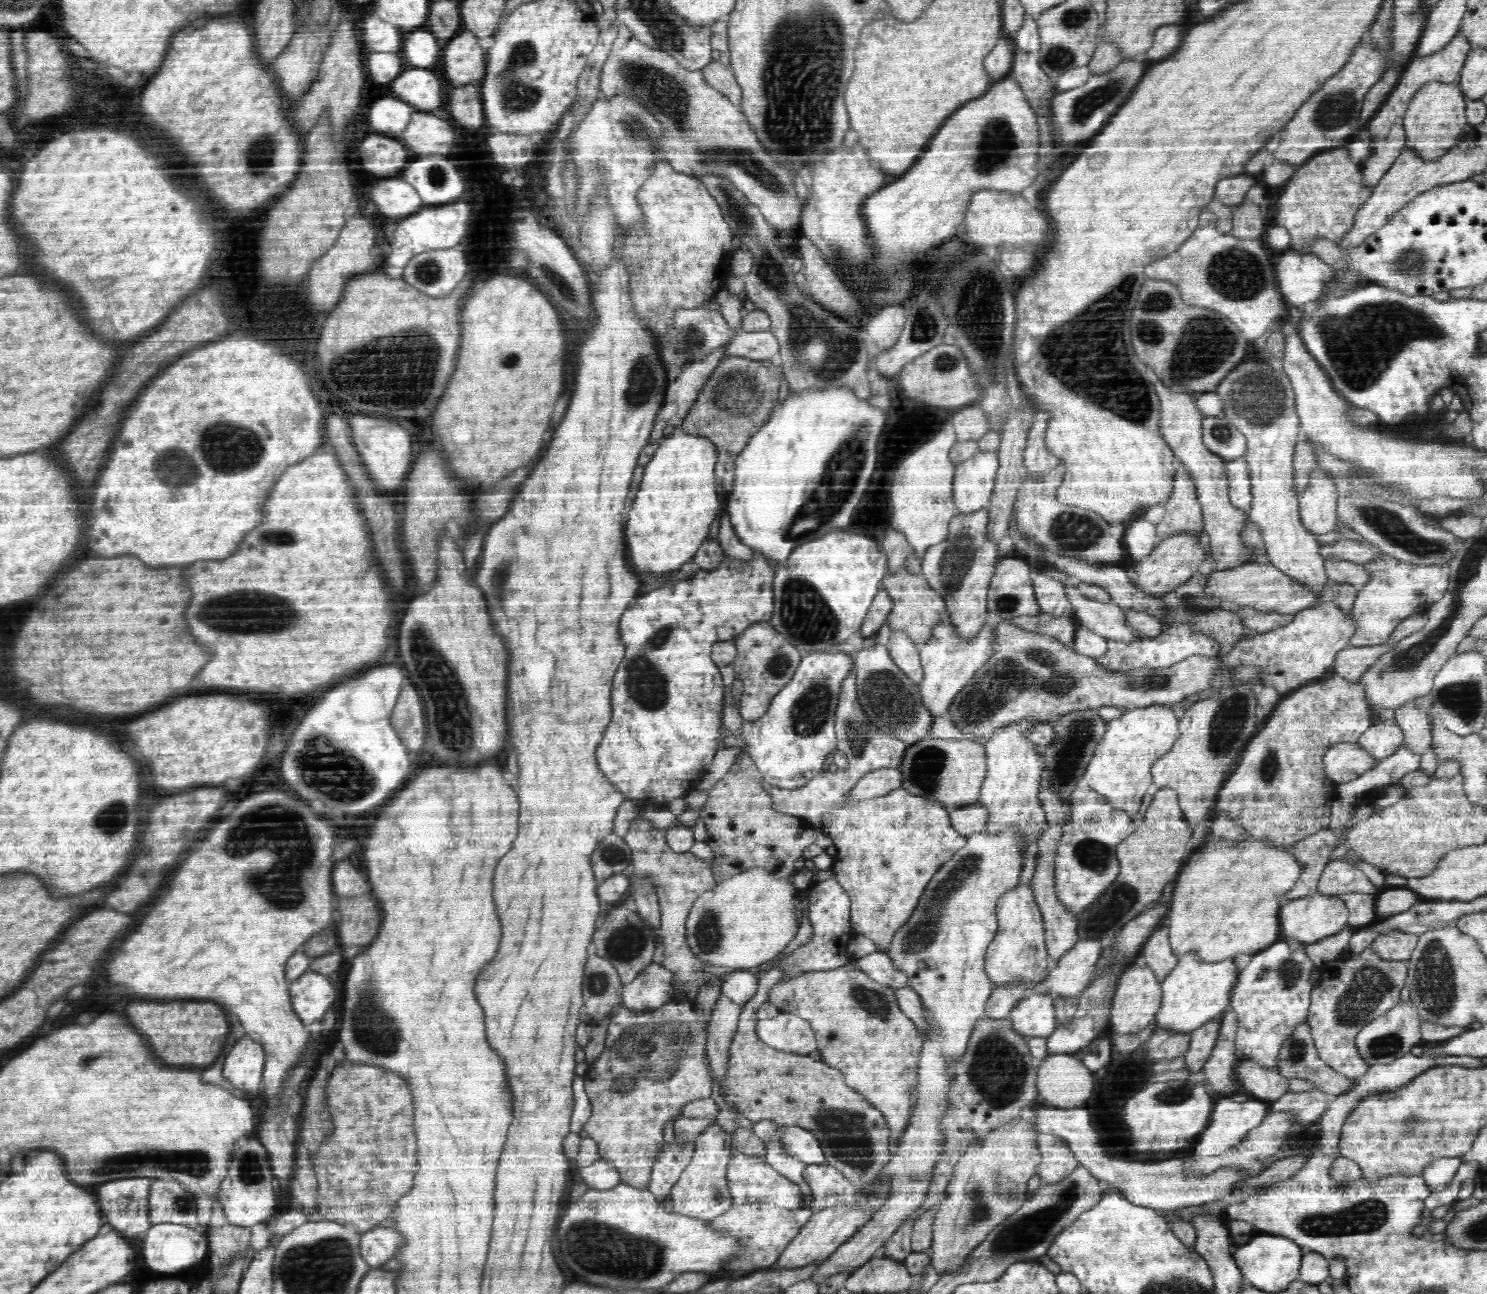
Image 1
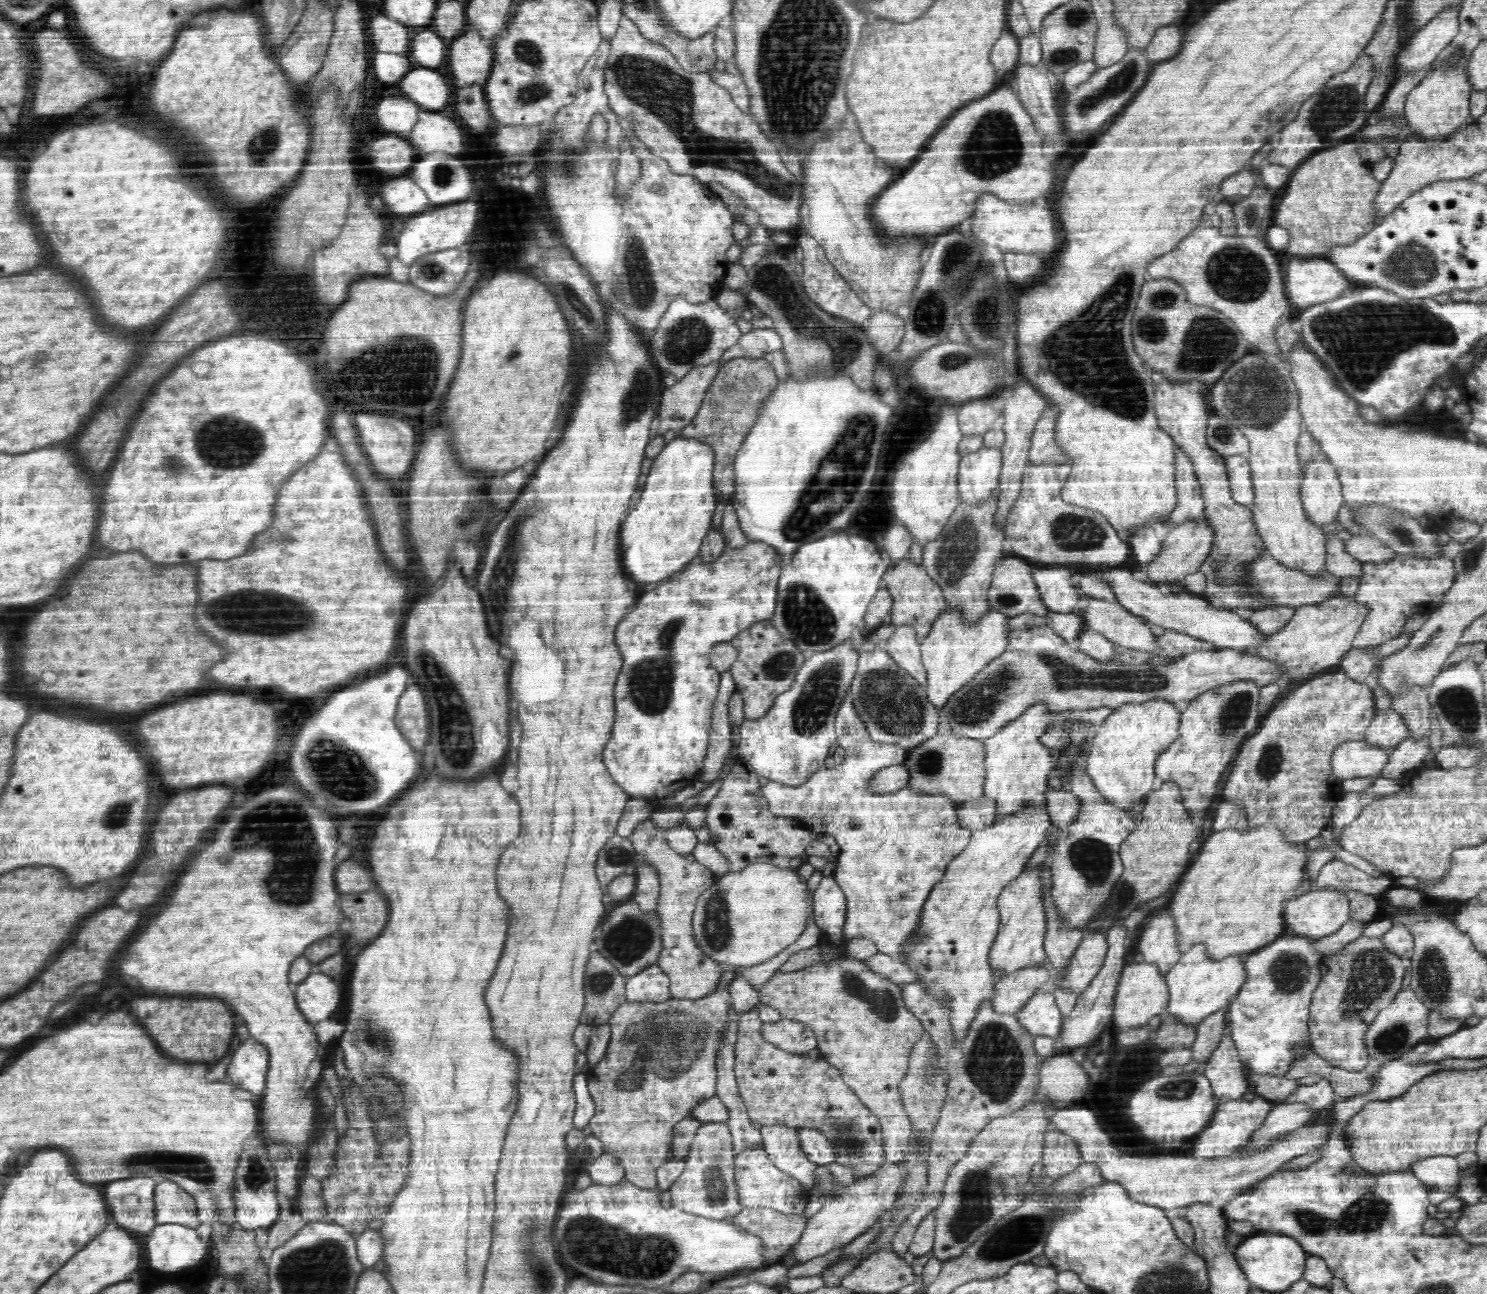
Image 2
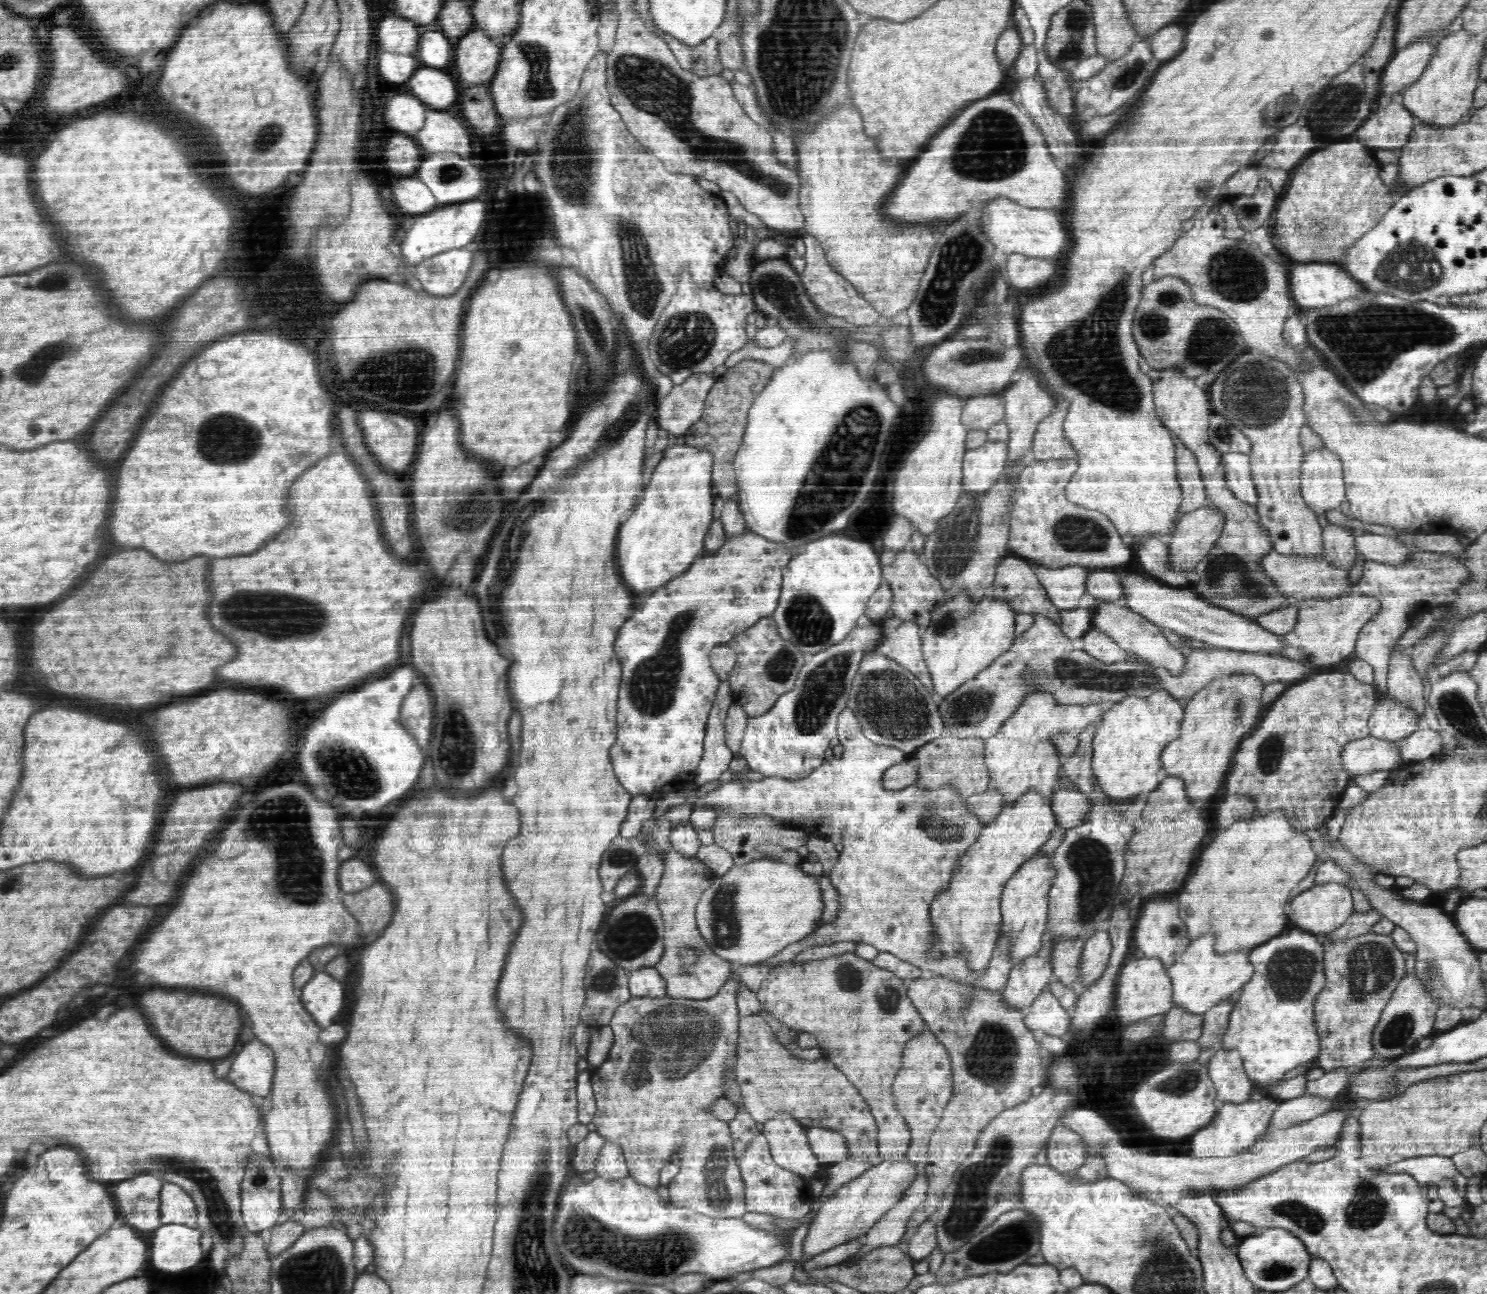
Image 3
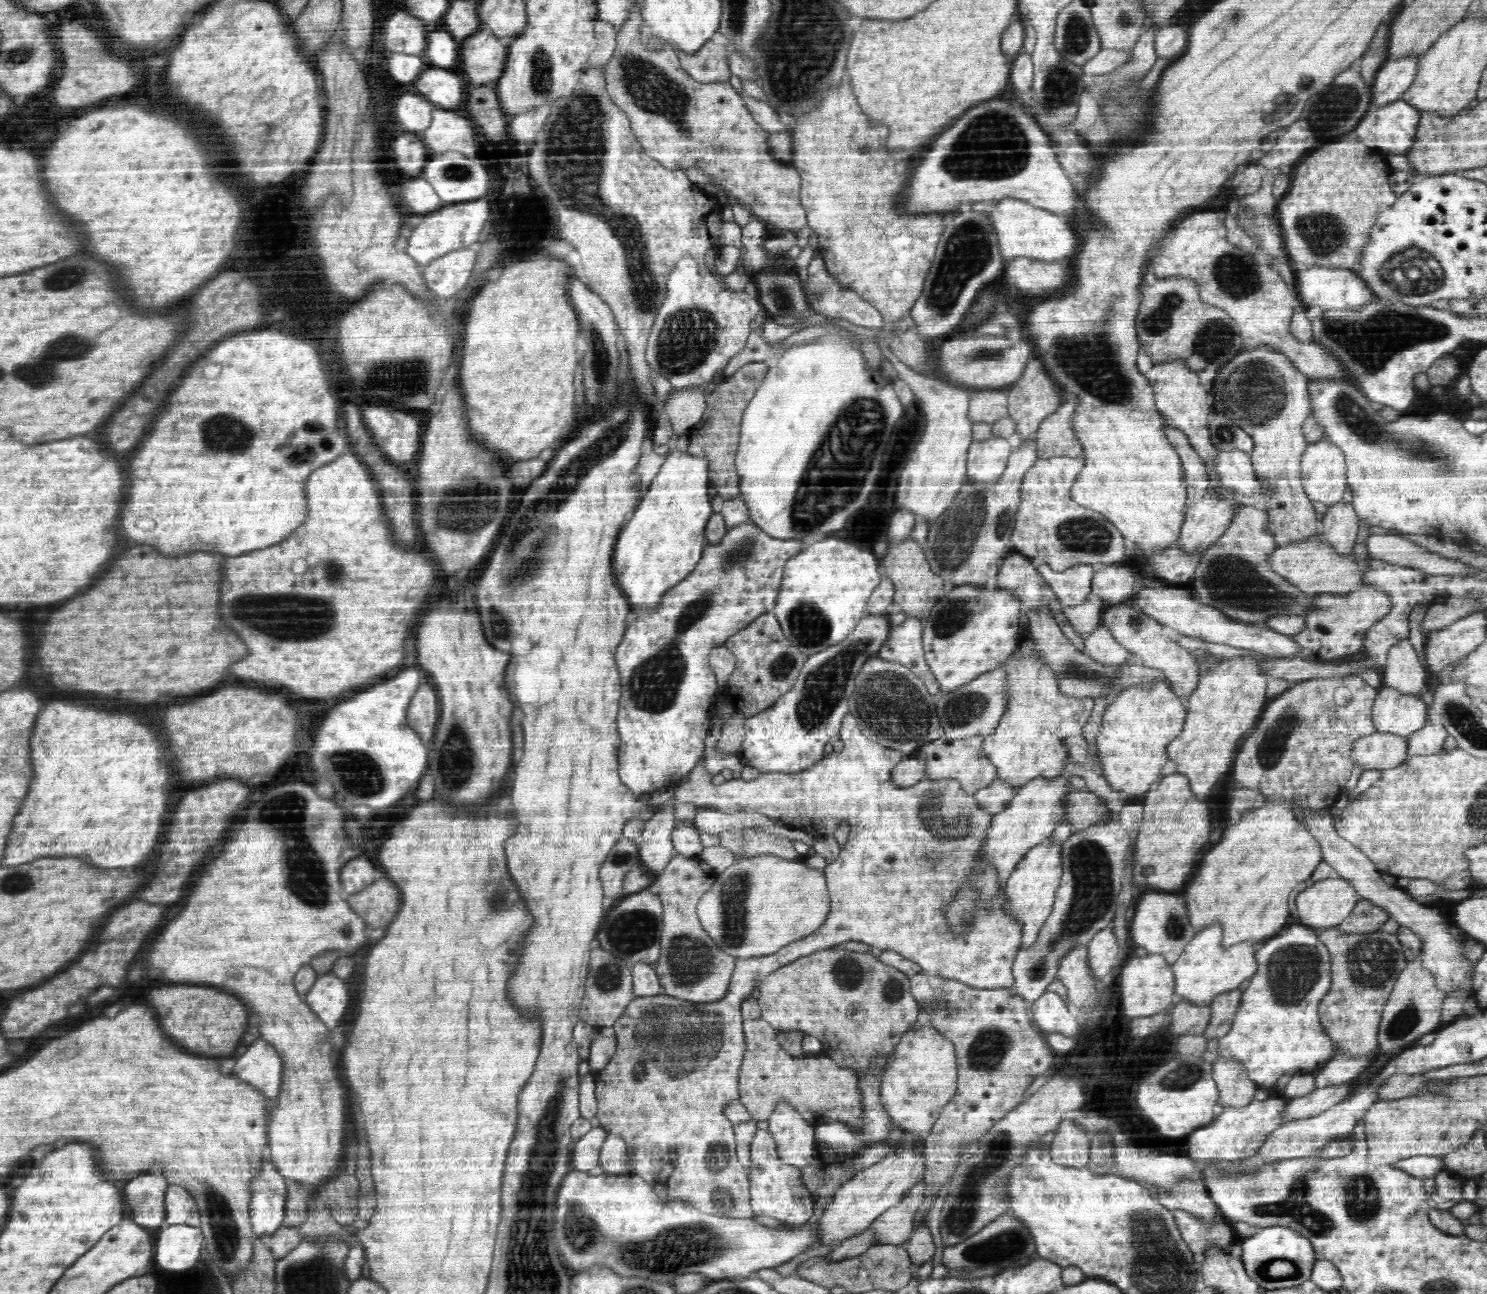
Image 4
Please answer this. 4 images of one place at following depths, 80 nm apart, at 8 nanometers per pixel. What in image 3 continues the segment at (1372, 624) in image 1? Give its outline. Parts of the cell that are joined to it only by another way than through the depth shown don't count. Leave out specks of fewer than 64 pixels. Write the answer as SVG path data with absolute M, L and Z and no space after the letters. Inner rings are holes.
M1415 551L1408 562L1397 565L1365 560L1363 575L1356 585L1356 592L1377 598L1381 607L1362 627L1354 652L1373 667L1371 684L1376 689L1378 700L1388 695L1386 676L1394 643L1410 628L1412 621L1419 614L1423 615L1436 606L1451 603L1455 599L1455 592L1469 579L1470 573L1460 564L1459 559L1448 553Z

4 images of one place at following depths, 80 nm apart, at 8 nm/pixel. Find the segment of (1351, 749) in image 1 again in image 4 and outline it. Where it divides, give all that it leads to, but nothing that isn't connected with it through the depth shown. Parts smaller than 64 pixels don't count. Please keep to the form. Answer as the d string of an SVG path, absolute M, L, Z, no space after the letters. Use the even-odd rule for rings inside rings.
M1374 732L1359 738L1351 750L1354 766L1363 770L1396 768L1407 759L1407 737L1390 732Z

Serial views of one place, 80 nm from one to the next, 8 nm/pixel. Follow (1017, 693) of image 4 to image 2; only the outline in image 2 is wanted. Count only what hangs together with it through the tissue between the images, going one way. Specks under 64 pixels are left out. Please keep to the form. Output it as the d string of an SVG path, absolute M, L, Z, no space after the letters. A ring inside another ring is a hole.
M1043 702L1030 706L1026 712L1022 712L1016 720L1005 724L994 736L982 740L985 743L985 783L983 796L993 800L997 808L996 819L1008 816L1024 808L1028 804L1045 806L1046 792L1049 789L1046 780L1048 772L1054 770L1054 760L1050 758L1050 752L1046 750L1039 736L1044 734L1050 726L1056 723L1088 723L1101 725L1113 709L1108 707L1062 710L1062 712L1050 712Z

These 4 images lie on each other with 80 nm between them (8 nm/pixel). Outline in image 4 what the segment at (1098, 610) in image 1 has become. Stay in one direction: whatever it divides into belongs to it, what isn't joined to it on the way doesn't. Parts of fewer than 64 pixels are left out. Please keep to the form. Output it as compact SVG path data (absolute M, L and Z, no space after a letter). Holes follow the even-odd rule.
M1129 603L1109 605L1103 612L1102 625L1131 654L1134 659L1149 668L1161 671L1173 688L1185 700L1194 692L1200 680L1200 668L1188 649L1184 649L1162 632L1162 624Z

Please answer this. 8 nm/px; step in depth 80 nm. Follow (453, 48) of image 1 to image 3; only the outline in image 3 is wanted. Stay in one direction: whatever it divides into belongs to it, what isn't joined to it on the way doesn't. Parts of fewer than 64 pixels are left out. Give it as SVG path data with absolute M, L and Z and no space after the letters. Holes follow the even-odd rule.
M474 29L466 33L454 46L453 60L460 88L474 84L489 84L498 70L504 45L511 35L488 36L484 30Z

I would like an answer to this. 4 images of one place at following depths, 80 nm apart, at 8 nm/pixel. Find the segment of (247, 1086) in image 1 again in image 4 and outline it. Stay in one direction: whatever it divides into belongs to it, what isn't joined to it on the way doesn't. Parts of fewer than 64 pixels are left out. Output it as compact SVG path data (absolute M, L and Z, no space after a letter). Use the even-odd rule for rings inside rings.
M259 1038L252 1042L248 1050L236 1059L231 1071L268 1098L278 1098L283 1082L283 1059L266 1040Z

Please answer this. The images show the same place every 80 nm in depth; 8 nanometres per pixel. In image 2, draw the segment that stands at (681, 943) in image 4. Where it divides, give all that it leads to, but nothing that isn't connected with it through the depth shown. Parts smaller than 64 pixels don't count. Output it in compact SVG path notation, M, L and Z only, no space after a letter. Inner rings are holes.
M651 819L638 824L629 839L635 848L635 854L643 856L644 865L654 866L660 880L658 910L663 947L657 964L670 979L671 996L676 999L697 1000L711 995L716 992L716 985L723 975L723 964L704 956L699 945L694 942L692 917L700 895L711 888L718 877L707 866L699 864L693 854L678 854L667 843L666 829L657 827Z

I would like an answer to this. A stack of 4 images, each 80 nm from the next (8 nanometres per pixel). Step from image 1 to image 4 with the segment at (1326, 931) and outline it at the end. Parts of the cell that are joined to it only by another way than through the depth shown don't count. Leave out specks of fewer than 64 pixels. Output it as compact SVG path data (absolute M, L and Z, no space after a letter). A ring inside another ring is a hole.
M1344 878L1310 882L1296 898L1297 918L1314 930L1338 927L1359 901L1355 886Z

